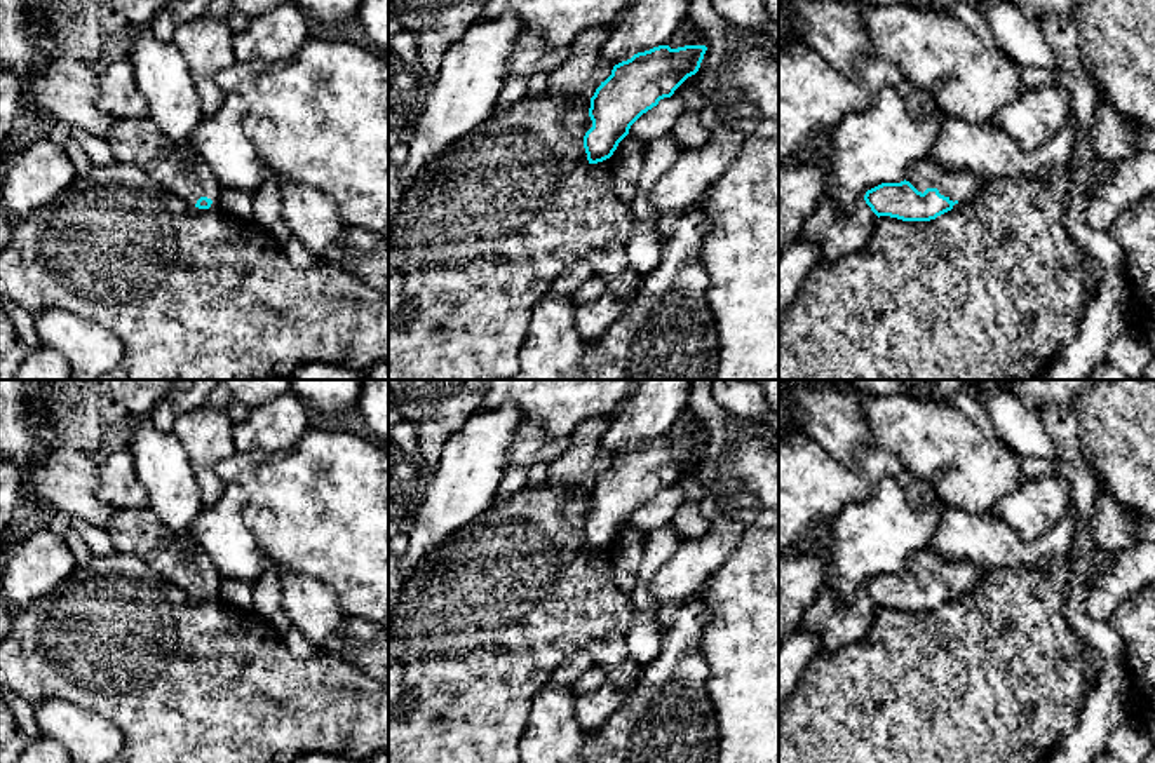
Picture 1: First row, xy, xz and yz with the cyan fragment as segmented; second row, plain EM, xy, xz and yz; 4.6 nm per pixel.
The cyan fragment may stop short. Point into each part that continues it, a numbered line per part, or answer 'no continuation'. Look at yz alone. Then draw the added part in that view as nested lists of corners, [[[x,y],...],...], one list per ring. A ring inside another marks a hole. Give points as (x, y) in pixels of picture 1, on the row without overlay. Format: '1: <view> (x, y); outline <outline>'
1: yz (959, 575); outline [[[927,549],[909,559],[906,571],[922,584],[927,578],[937,578],[941,585],[955,592],[953,599],[972,592],[986,575],[970,561],[944,561]]]

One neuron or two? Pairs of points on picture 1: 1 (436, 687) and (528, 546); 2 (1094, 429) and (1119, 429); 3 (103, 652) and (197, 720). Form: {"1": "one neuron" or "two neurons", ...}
{"1": "one neuron", "2": "one neuron", "3": "one neuron"}

